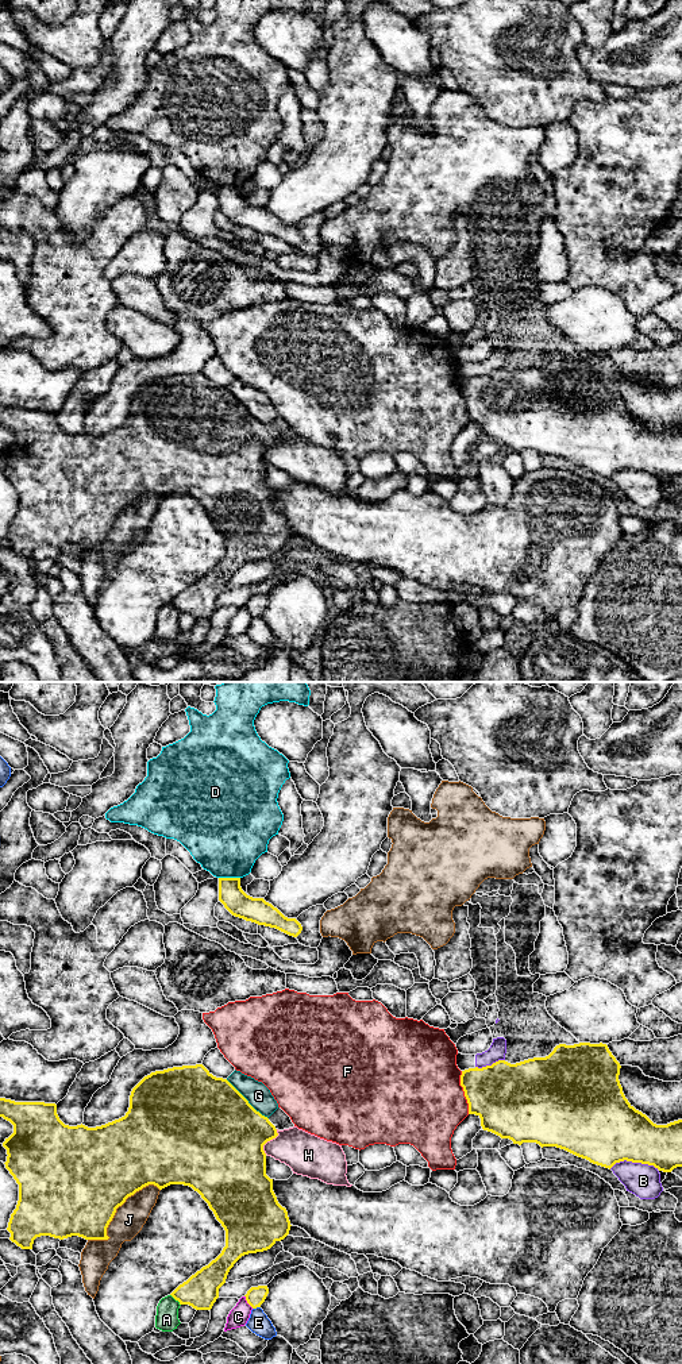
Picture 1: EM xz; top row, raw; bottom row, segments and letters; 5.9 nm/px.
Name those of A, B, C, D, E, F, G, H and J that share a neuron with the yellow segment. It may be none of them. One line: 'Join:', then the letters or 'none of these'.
Join: none of these

